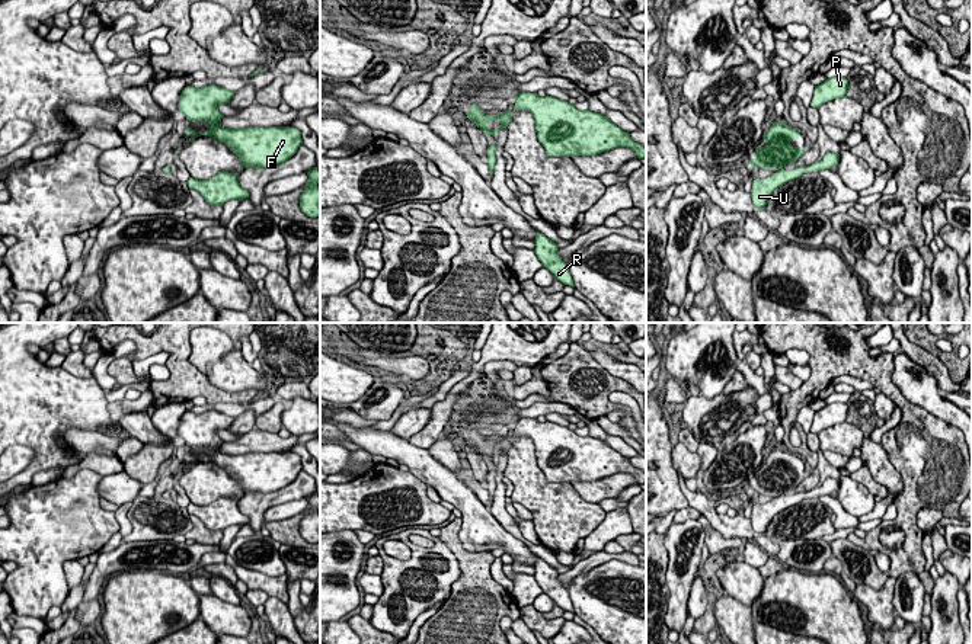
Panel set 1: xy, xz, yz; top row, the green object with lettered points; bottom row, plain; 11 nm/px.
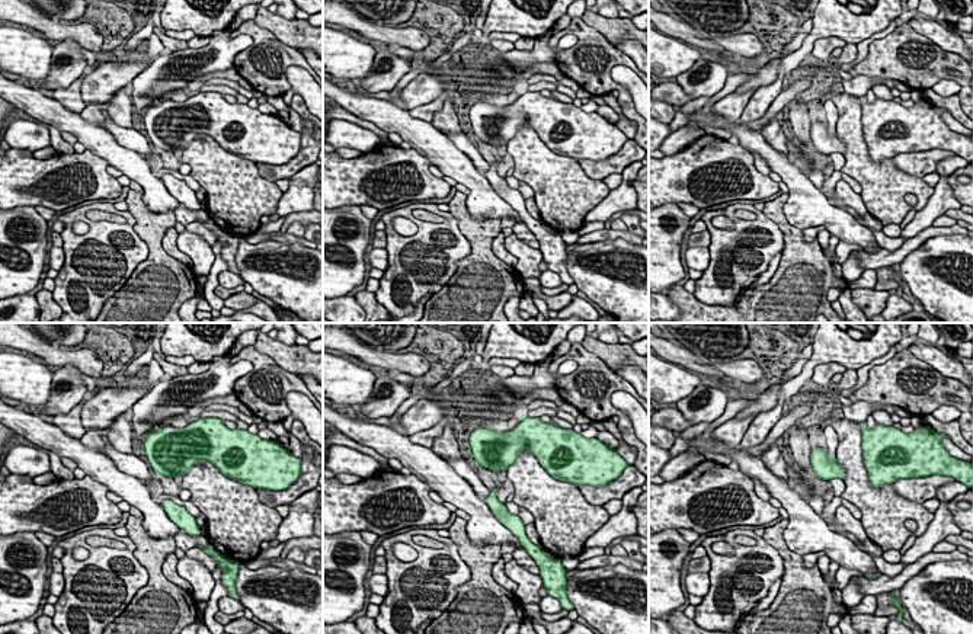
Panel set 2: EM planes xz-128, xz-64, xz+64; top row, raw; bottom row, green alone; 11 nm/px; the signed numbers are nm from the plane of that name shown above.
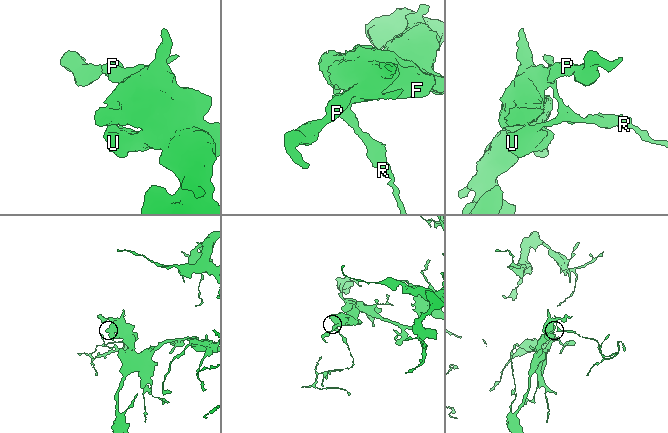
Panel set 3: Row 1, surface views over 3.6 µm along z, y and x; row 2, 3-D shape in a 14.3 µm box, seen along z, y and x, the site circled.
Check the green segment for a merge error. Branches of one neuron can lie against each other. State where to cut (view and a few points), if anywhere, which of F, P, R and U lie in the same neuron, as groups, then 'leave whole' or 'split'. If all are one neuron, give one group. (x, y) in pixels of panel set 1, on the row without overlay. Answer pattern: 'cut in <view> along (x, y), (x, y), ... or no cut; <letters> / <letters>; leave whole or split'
no cut; F P R U; leave whole

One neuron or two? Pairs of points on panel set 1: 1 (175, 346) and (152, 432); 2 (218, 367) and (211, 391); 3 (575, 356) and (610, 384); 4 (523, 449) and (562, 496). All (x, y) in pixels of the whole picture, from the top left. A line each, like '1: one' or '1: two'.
1: two
2: two
3: one
4: one

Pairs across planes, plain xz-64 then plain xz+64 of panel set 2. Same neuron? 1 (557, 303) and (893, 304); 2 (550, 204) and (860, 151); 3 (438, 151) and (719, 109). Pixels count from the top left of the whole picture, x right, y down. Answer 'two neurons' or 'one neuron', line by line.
1: two neurons
2: one neuron
3: two neurons

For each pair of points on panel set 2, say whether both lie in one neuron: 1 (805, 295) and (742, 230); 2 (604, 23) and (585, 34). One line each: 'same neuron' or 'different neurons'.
1: different neurons
2: different neurons

